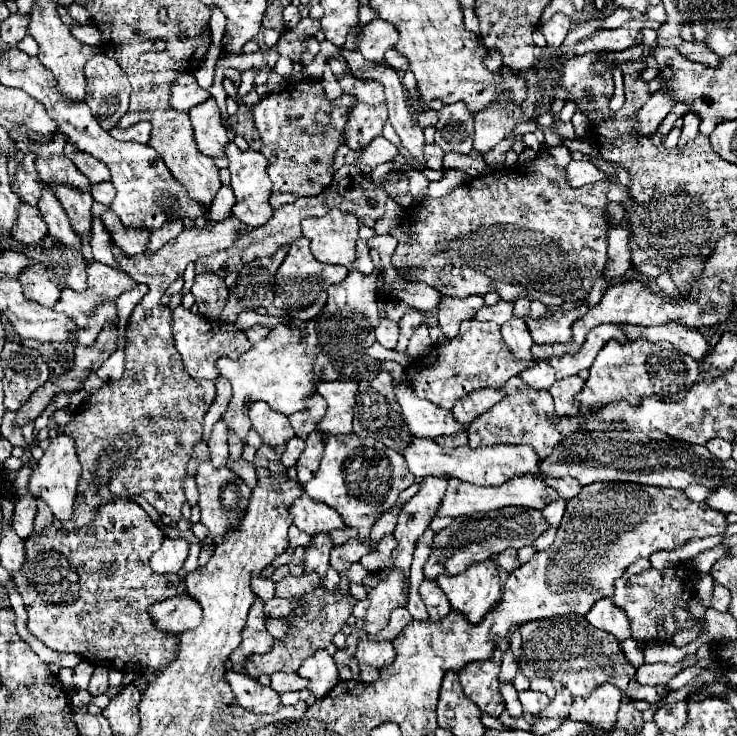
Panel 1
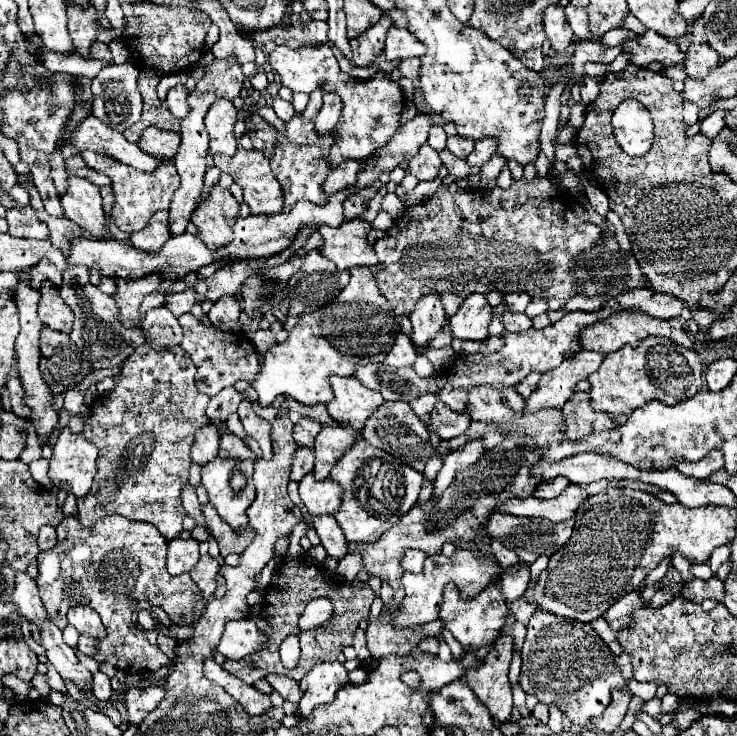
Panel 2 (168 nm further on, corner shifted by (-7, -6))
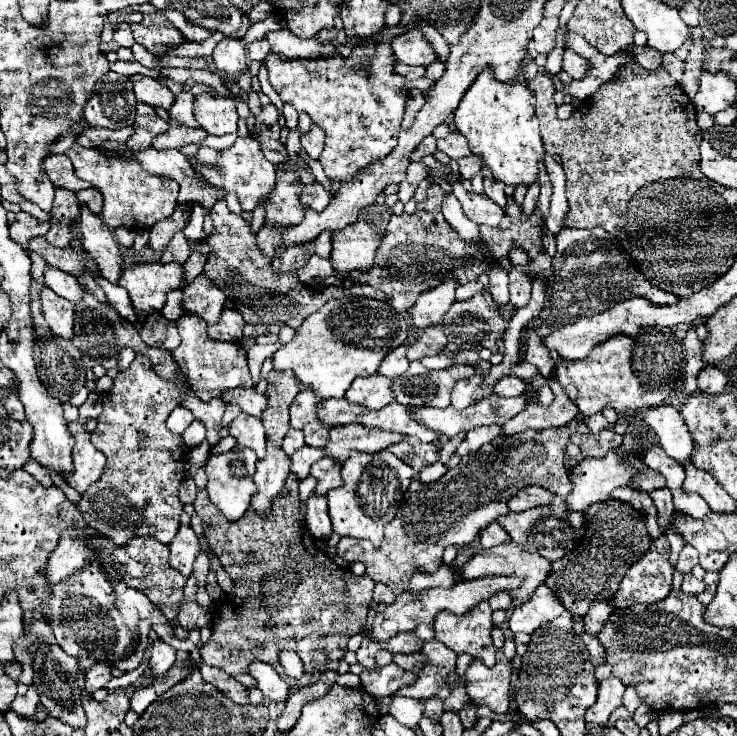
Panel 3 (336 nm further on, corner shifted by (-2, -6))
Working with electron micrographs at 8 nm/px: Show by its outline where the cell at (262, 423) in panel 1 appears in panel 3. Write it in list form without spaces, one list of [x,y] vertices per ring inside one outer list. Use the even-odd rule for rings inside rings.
[[[240,413],[230,423],[230,435],[236,437],[238,445],[254,449],[256,455],[258,455],[258,459],[264,457],[264,453],[266,453],[266,445],[264,445],[266,439],[264,439],[264,427],[262,427],[260,419]]]

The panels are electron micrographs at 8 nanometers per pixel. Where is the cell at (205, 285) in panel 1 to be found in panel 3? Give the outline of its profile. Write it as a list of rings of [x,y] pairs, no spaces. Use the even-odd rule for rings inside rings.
[[[226,307],[222,311],[218,323],[208,325],[208,335],[212,339],[220,339],[220,341],[240,341],[242,327],[244,327],[244,319],[242,319],[240,311]]]

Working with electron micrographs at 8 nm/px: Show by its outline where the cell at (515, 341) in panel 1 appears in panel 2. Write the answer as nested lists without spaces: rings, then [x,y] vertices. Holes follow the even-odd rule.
[[[505,299],[501,305],[493,307],[493,315],[501,317],[501,321],[509,333],[519,333],[519,331],[531,329],[531,319],[525,313],[511,313],[505,305]]]

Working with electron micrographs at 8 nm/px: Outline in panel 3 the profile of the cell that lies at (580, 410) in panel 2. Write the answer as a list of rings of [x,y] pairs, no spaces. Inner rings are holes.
[[[604,429],[600,431],[598,435],[580,435],[580,433],[576,433],[576,435],[572,435],[570,441],[576,443],[586,457],[602,457],[602,455],[606,455],[610,449],[620,447],[620,445],[622,445],[623,436],[612,429]]]

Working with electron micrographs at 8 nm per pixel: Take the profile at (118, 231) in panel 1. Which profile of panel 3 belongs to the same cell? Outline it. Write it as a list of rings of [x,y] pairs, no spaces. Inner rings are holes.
[[[178,205],[176,211],[166,217],[166,219],[160,219],[160,223],[154,223],[150,227],[150,239],[148,239],[148,245],[154,249],[154,251],[164,251],[166,245],[170,243],[170,239],[174,237],[174,233],[178,229],[184,227],[184,221],[186,221],[186,215],[188,215],[190,207],[188,205]]]

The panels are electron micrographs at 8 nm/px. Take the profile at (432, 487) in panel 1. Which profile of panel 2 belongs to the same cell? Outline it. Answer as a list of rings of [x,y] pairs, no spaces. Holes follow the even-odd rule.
[[[473,439],[473,441],[469,441],[467,445],[449,451],[449,453],[445,455],[445,459],[443,459],[441,471],[439,471],[437,477],[435,477],[433,495],[439,495],[441,491],[445,491],[445,487],[449,487],[449,483],[455,479],[455,475],[457,475],[459,471],[463,471],[465,467],[473,465],[473,463],[481,457],[483,451],[485,451],[485,445],[483,445],[481,439]]]

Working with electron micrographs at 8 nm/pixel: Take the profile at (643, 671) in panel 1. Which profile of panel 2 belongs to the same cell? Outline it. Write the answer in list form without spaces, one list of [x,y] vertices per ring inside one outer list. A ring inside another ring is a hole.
[[[631,679],[627,685],[629,685],[631,693],[637,695],[637,697],[641,697],[643,701],[653,699],[653,697],[655,697],[655,691],[657,691],[657,687],[655,687],[653,683],[639,683],[639,681],[635,681],[635,679]]]

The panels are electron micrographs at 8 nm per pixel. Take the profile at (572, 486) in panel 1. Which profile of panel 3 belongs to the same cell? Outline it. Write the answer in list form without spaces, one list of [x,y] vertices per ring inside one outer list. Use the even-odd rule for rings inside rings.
[[[528,485],[528,487],[522,487],[520,491],[516,491],[516,495],[508,501],[508,507],[510,511],[518,513],[518,511],[526,511],[526,509],[532,509],[532,507],[538,507],[538,505],[548,505],[552,503],[556,495],[552,495],[552,491],[544,491],[544,487],[540,485]]]

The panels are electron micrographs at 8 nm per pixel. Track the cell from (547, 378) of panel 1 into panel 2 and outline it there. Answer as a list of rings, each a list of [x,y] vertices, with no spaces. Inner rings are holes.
[[[529,373],[521,383],[517,383],[517,385],[515,385],[515,391],[517,391],[521,397],[525,397],[525,399],[527,399],[527,397],[533,393],[533,389],[537,387],[539,377],[541,377],[539,373]]]

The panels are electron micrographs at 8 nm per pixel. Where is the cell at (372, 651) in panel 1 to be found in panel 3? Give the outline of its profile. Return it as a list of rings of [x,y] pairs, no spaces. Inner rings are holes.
[[[484,577],[484,579],[472,579],[466,583],[458,583],[452,589],[432,589],[432,591],[422,591],[420,595],[412,595],[408,591],[404,591],[402,595],[398,595],[394,599],[392,605],[388,605],[384,611],[376,613],[374,623],[372,623],[372,637],[378,643],[384,643],[400,633],[414,633],[420,641],[430,641],[434,639],[434,617],[438,611],[452,611],[456,615],[462,615],[464,611],[470,611],[476,603],[480,603],[482,599],[490,599],[492,595],[506,591],[506,589],[514,589],[518,587],[520,581],[516,577]]]

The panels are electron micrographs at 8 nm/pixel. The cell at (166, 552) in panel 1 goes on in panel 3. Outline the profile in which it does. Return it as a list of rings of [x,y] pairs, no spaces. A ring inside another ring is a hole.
[[[180,525],[174,541],[170,543],[170,565],[184,577],[192,575],[192,563],[200,551],[200,543],[192,527]]]

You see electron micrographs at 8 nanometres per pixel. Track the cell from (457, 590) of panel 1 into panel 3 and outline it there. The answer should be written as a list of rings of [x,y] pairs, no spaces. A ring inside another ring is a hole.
[[[488,601],[478,603],[464,615],[440,611],[436,615],[436,639],[448,645],[456,653],[470,653],[482,659],[488,667],[496,663],[496,651],[492,645],[492,609]]]

